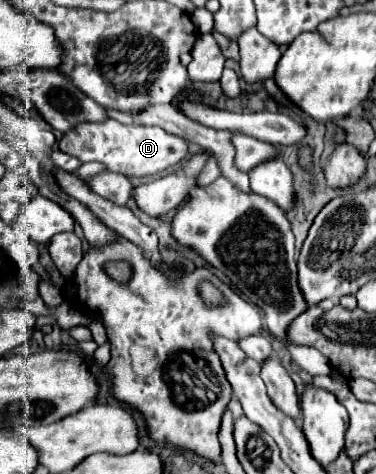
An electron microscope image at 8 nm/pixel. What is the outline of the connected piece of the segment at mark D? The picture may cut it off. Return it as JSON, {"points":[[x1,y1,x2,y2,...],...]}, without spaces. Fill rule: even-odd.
{"points":[[114,119,104,125,88,125,88,129,76,129,76,133,64,133,58,143,60,151,78,157,80,161,100,161,108,171,122,173,126,177,146,177,168,167,178,165,186,159,188,149,182,137,170,135,160,127,142,127,142,125,122,125]]}

